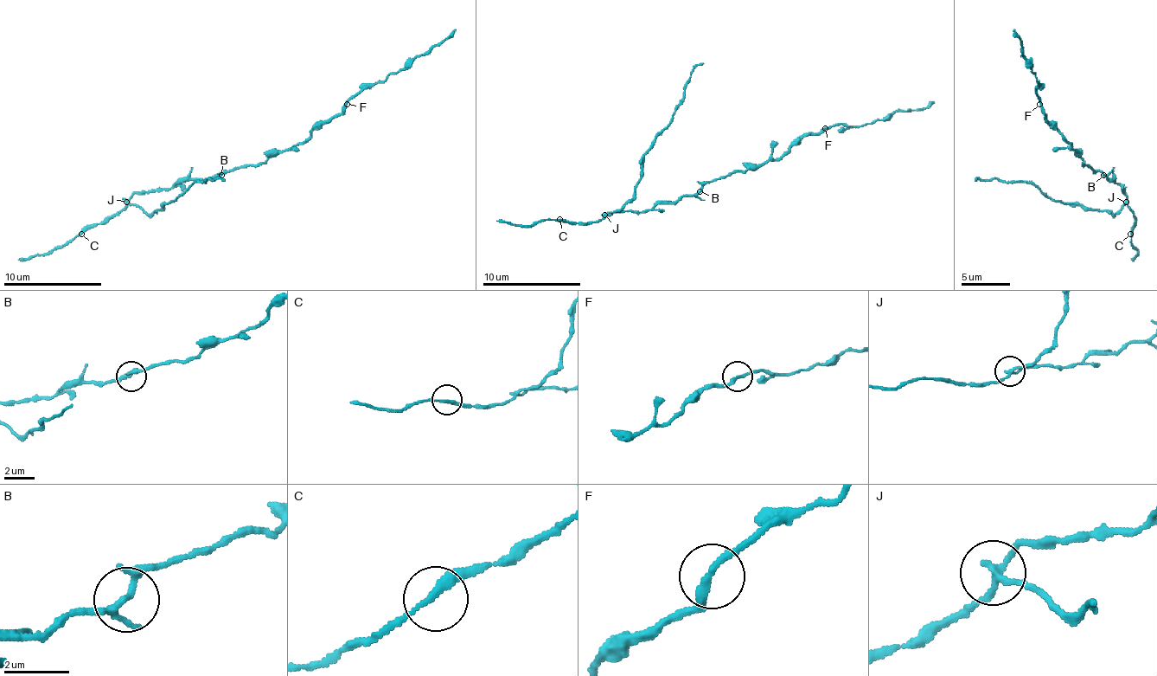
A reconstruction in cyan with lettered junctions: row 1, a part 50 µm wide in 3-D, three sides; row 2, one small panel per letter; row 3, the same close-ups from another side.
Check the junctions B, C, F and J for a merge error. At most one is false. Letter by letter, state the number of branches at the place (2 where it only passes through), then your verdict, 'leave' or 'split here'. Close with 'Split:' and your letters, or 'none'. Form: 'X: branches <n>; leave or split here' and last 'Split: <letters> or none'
B: branches 3; leave
C: branches 2; leave
F: branches 2; leave
J: branches 3; split here
Split: J

